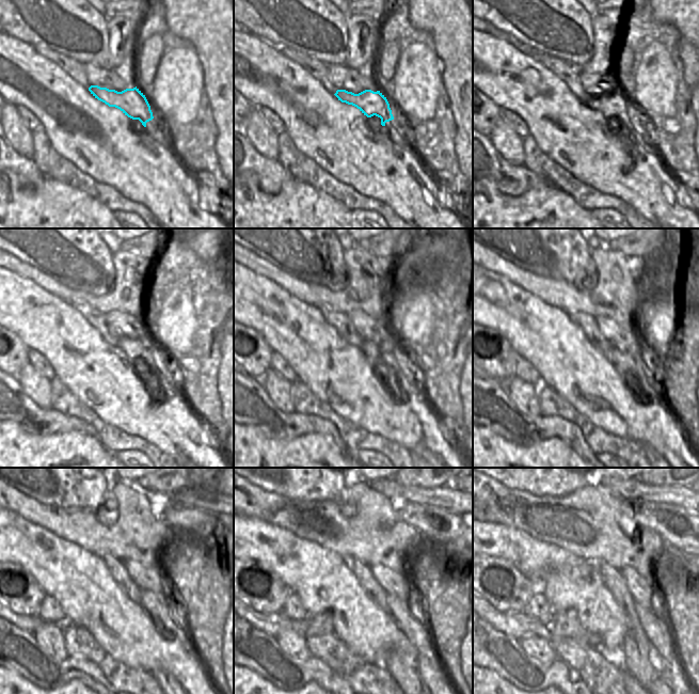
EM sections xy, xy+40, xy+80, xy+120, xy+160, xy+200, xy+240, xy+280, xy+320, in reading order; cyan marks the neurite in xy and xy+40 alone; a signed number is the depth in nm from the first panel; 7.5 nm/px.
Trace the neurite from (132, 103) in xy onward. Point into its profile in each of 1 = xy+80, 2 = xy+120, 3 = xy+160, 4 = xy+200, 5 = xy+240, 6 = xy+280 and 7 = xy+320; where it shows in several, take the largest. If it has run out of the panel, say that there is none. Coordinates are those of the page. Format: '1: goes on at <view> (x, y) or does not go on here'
1: goes on at xy+80 (609, 105)
2: goes on at xy+120 (136, 350)
3: goes on at xy+160 (391, 364)
4: goes on at xy+200 (635, 366)
5: goes on at xy+240 (160, 610)
6: goes on at xy+280 (413, 626)
7: goes on at xy+320 (663, 650)

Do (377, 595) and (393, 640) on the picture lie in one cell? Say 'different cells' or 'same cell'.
different cells

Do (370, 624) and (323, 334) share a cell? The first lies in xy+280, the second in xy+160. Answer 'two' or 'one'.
one

